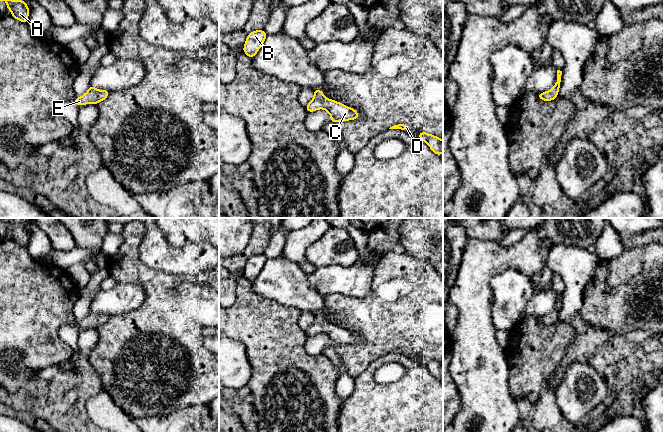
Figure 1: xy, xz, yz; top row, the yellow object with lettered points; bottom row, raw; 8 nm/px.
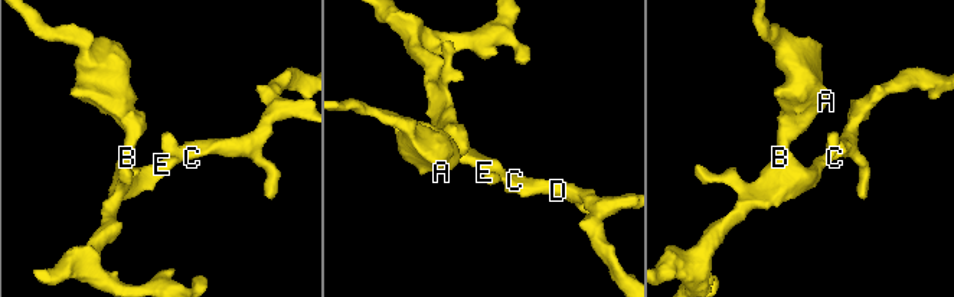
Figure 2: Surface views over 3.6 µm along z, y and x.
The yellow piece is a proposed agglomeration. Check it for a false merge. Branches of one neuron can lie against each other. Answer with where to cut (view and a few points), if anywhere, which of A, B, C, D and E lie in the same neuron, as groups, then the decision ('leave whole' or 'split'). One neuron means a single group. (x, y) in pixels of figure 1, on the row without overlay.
no cut; A B C D E; leave whole

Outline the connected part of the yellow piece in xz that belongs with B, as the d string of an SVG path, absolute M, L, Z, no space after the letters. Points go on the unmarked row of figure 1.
M264 254L250 256L246 262L243 276L252 283L261 272L266 261L267 257Z

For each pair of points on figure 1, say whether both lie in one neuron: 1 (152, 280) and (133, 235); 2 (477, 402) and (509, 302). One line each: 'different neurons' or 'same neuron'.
1: same neuron
2: different neurons

